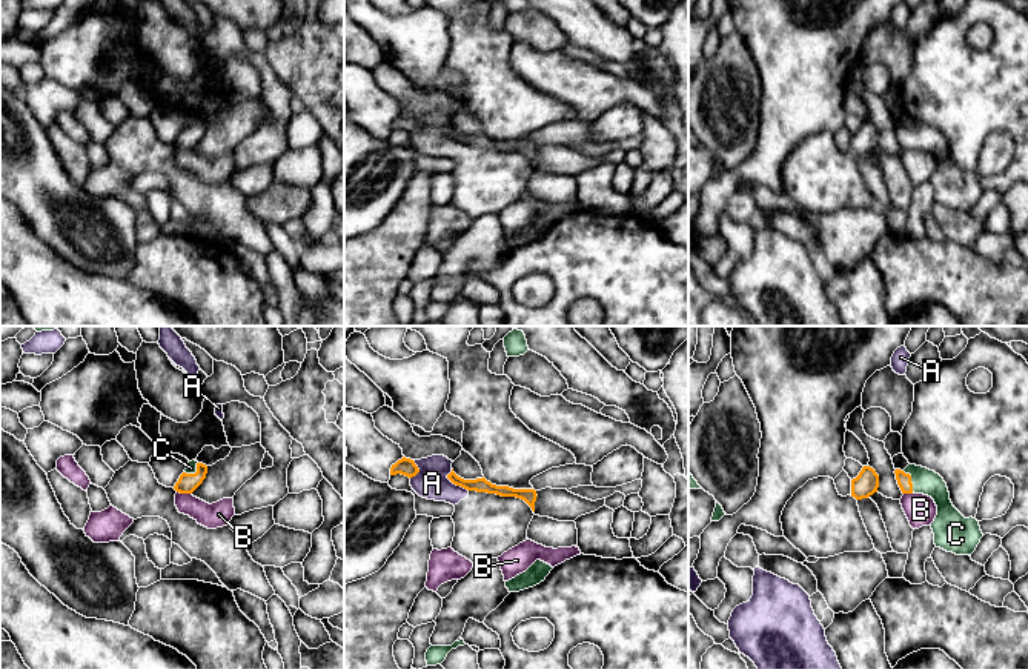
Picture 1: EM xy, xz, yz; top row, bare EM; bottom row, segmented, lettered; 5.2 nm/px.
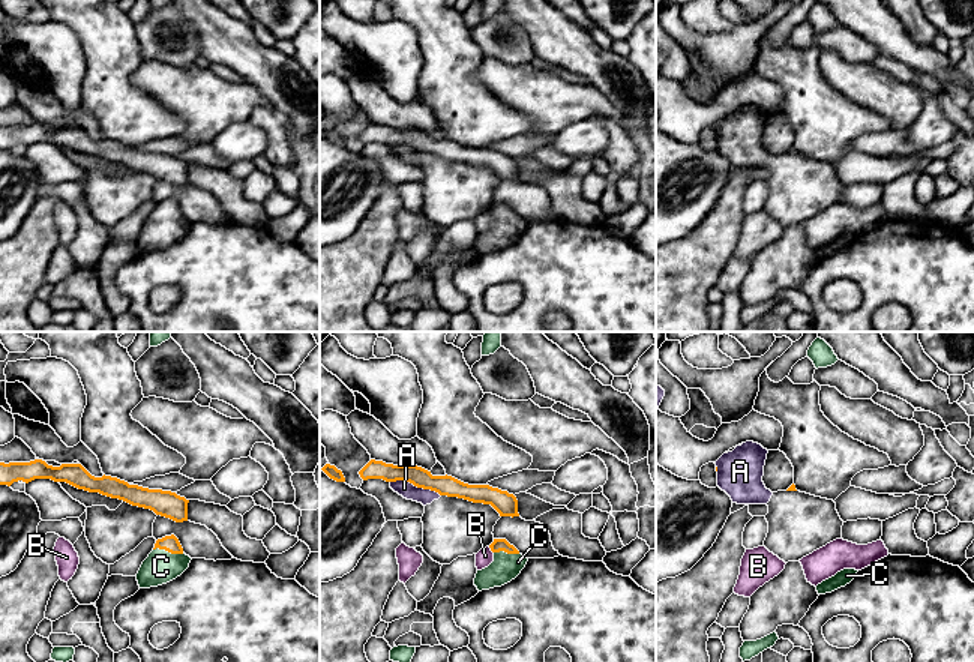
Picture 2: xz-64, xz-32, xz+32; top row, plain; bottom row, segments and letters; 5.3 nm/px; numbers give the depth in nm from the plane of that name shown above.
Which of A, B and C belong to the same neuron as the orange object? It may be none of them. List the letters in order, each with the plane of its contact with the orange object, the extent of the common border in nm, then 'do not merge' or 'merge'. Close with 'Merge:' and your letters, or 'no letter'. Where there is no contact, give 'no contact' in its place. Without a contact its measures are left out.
A: xz | 150 nm | do not merge
B: xy | 80 nm | do not merge
C: yz | 130 nm | do not merge
Merge: no letter

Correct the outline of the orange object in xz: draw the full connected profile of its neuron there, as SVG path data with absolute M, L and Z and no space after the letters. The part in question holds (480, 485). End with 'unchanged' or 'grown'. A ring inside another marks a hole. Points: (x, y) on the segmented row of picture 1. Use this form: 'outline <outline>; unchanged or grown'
outline M464 449L461 455L452 463L452 472L447 478L467 491L496 494L501 497L516 497L524 500L535 512L536 491L535 489L513 489L509 486L496 486L487 481L482 475L479 463Z; grown

